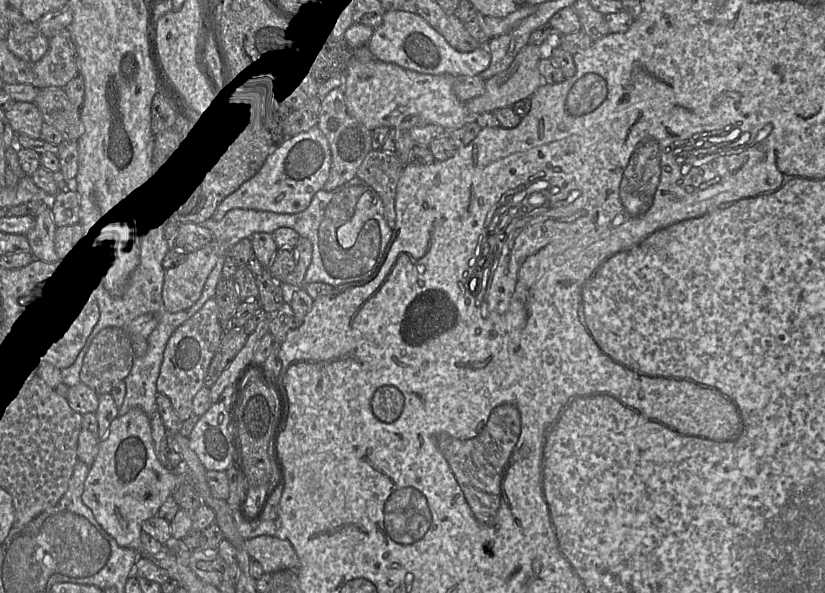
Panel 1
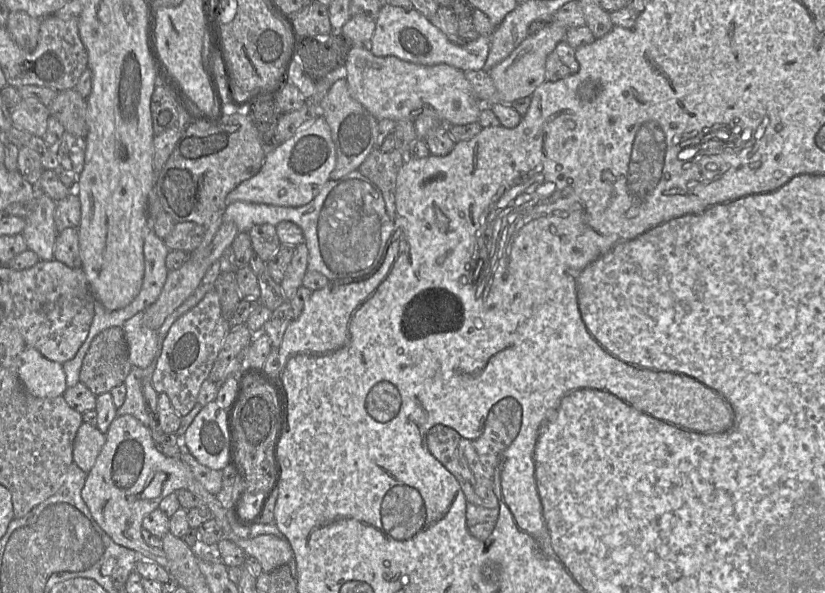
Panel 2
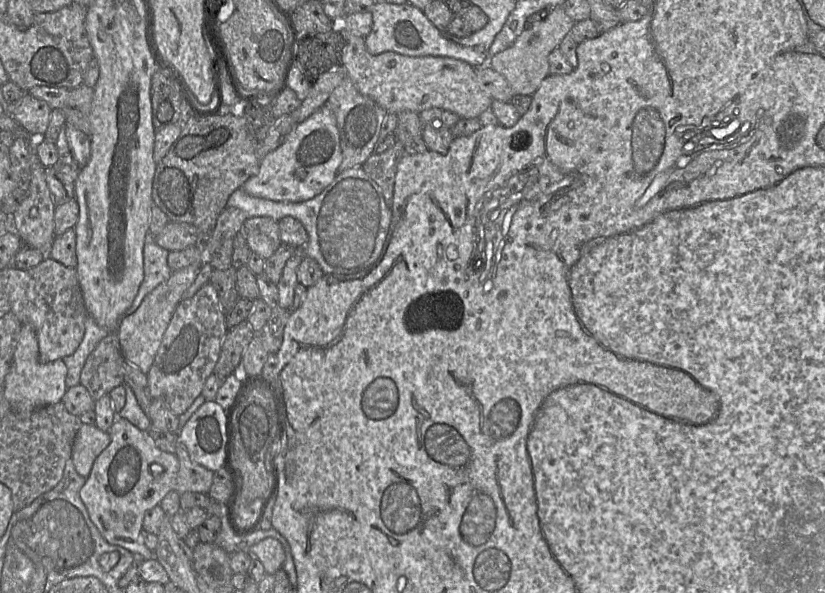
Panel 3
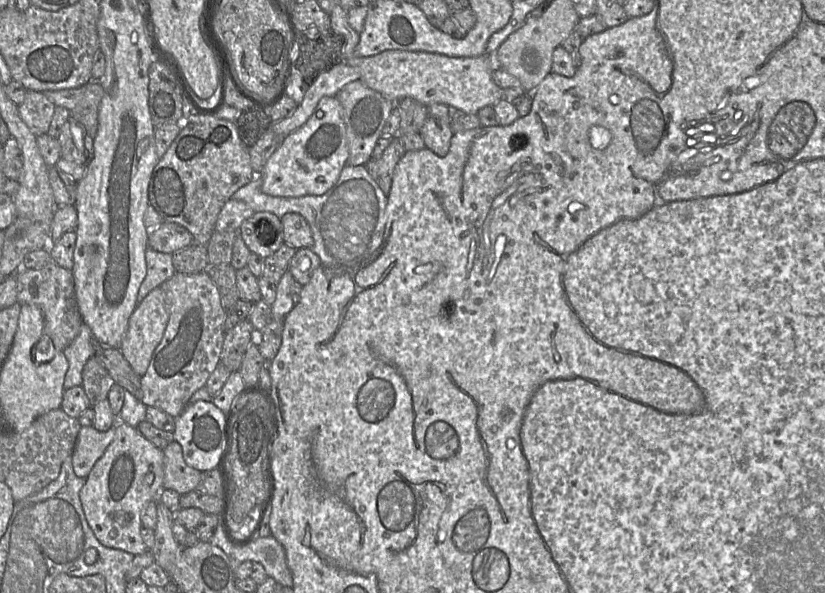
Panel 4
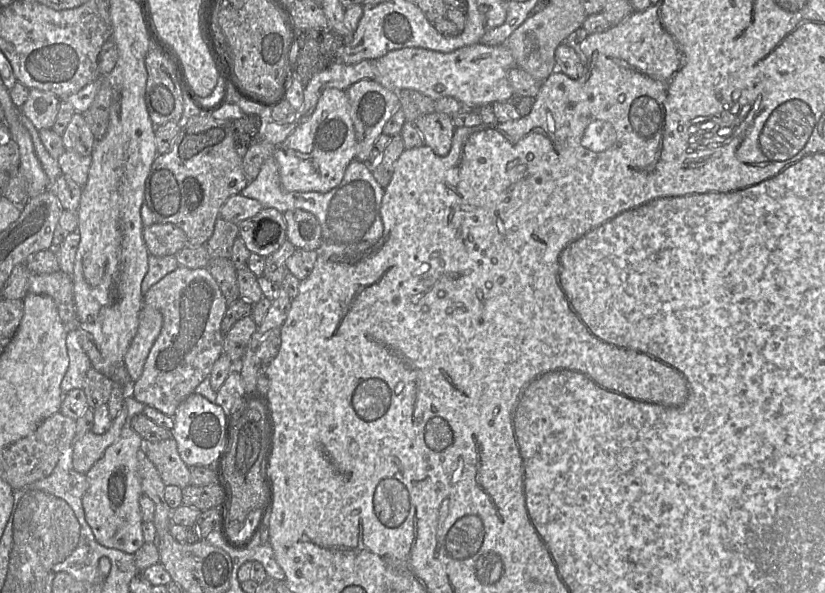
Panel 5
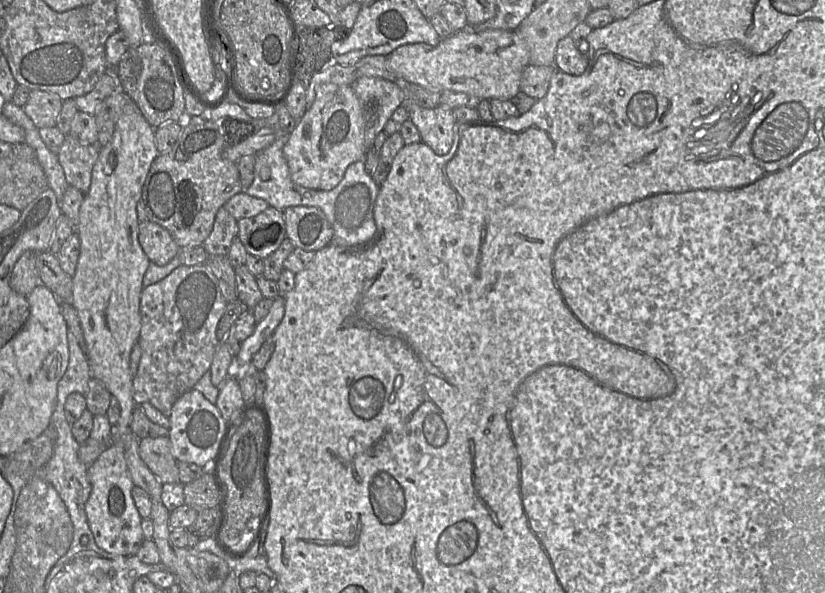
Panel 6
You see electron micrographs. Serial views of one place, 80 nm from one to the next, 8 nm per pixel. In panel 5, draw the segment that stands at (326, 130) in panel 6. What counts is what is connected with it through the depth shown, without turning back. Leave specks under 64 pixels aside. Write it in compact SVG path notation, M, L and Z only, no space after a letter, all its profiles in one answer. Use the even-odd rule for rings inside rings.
M336 88L325 89L312 115L276 147L273 157L279 167L281 185L288 192L327 193L337 187L347 166L356 158L356 136L346 91Z

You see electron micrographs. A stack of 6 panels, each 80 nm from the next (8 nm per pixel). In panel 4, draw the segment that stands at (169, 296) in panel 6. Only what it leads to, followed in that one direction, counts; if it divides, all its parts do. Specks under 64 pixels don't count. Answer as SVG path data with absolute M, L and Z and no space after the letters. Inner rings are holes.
M206 271L196 274L176 272L160 287L165 293L169 319L163 337L153 352L146 373L141 377L141 402L177 418L190 397L205 386L220 363L224 341L226 310L218 288Z

